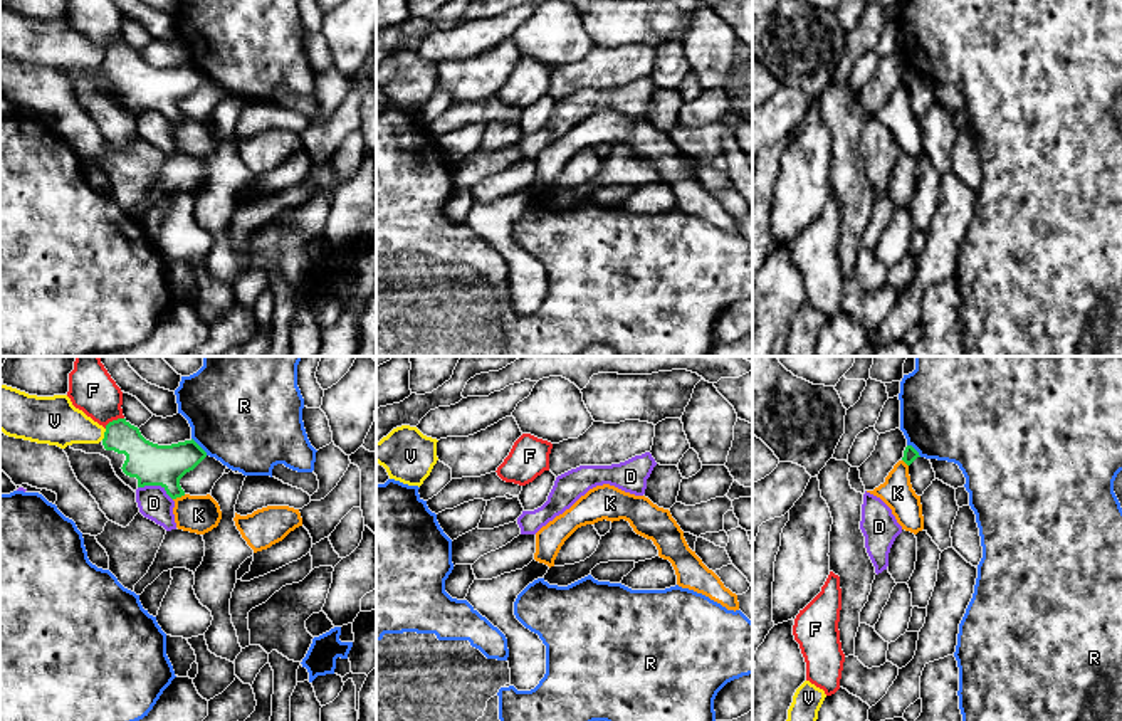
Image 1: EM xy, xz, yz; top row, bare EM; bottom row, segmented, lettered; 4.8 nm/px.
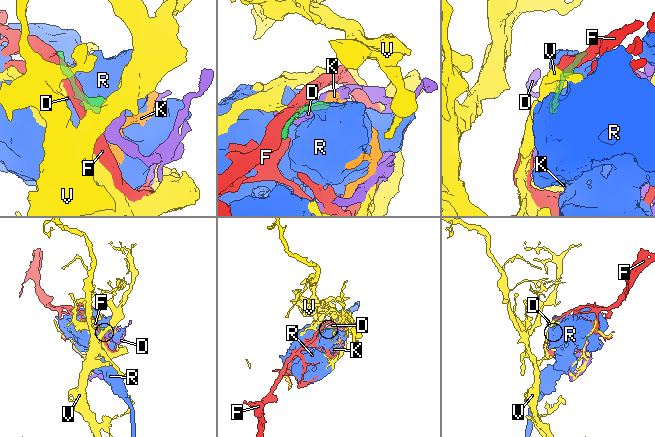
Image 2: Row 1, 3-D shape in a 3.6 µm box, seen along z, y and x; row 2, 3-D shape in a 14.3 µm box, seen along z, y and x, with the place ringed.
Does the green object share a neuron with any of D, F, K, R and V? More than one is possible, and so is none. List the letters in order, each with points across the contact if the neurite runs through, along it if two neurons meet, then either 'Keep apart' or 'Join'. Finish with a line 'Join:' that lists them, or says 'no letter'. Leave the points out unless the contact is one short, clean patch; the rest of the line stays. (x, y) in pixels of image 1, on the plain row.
D: Boundary: xy (138, 110), (160, 110), (172, 123). Keep apart
F: Keep apart
K: Boundary: xy (185, 118), (173, 123). Keep apart
R: Boundary: xy (192, 61), (207, 78). Keep apart
V: Boundary: xy (106, 52), (101, 63). Keep apart
Join: no letter

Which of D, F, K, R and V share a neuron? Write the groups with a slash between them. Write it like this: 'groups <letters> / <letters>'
groups D / F K / R / V

